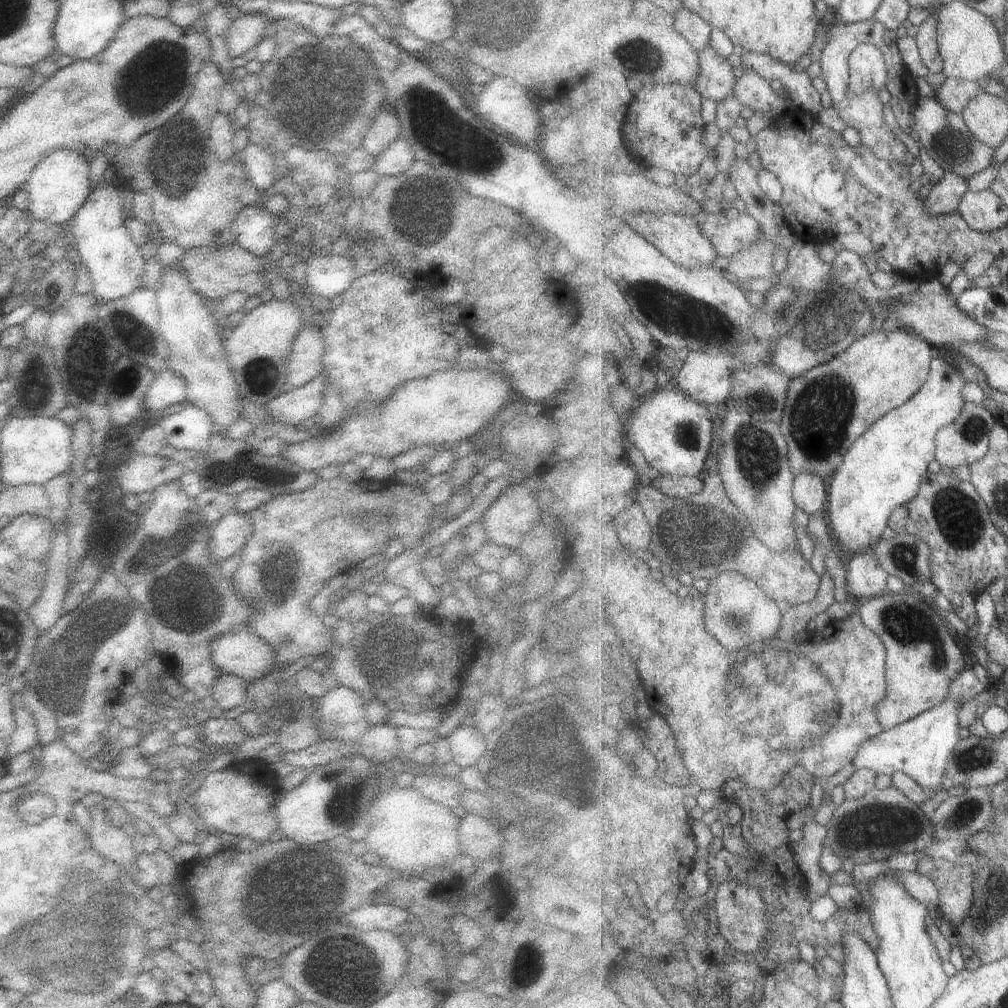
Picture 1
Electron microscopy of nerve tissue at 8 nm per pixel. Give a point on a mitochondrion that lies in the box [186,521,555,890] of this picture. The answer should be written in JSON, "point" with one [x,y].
{"point":[275,573]}

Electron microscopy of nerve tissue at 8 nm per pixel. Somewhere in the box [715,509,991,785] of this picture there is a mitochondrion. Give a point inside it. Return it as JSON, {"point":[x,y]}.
{"point":[906,624]}

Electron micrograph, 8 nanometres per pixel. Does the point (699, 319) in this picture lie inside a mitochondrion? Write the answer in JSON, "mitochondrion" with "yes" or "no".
{"mitochondrion":"yes"}

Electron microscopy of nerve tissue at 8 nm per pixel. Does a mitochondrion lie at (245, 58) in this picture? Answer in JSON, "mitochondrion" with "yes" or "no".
{"mitochondrion":"no"}

